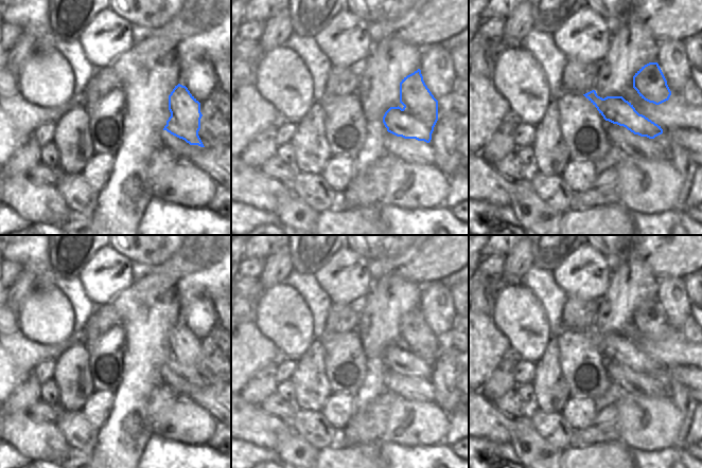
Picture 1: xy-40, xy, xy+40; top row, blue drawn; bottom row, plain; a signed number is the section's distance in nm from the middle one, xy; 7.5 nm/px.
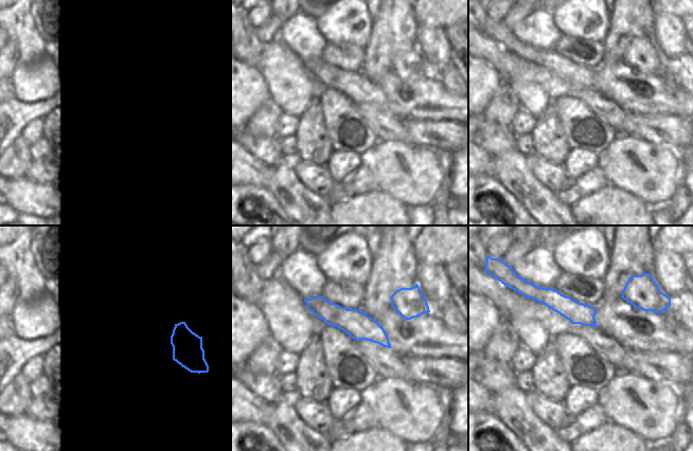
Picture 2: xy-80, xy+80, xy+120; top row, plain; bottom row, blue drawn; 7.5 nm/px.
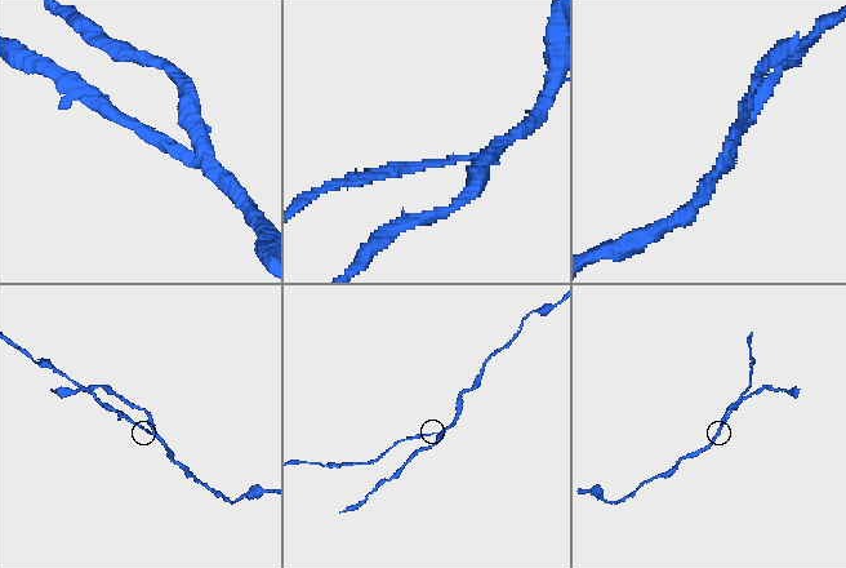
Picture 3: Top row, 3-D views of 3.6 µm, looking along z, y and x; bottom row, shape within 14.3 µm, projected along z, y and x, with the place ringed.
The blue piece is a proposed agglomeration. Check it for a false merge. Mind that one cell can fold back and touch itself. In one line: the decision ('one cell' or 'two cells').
two cells

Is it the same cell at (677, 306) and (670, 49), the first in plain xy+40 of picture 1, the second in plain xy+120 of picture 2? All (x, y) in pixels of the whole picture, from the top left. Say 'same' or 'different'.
same

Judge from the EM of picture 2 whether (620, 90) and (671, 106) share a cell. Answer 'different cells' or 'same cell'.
same cell

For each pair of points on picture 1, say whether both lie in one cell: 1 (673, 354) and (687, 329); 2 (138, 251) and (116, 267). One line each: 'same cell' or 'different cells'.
1: different cells
2: different cells

